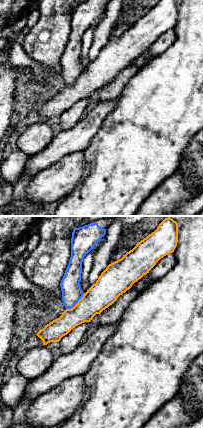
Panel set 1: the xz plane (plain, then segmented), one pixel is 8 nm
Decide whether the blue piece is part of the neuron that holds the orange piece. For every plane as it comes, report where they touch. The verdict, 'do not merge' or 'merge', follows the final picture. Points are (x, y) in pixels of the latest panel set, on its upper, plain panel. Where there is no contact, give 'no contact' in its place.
meets orange at (77, 79)

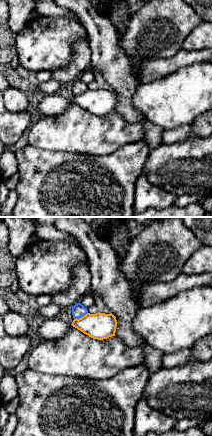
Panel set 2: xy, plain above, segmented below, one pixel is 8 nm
meets orange at (81, 93)

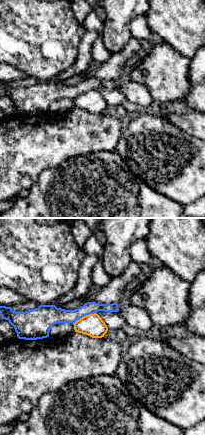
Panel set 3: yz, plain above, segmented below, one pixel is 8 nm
meets orange at (84, 92)

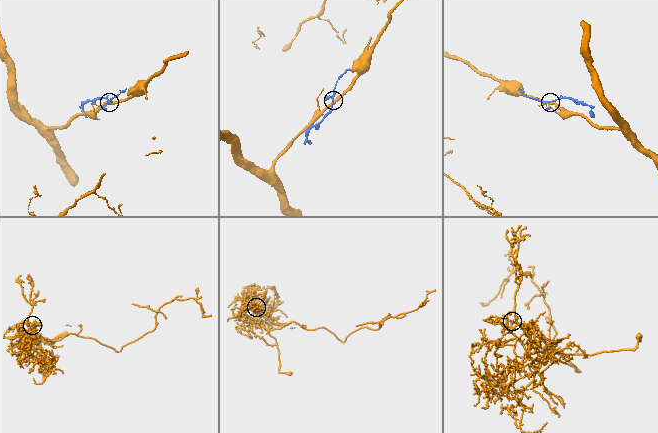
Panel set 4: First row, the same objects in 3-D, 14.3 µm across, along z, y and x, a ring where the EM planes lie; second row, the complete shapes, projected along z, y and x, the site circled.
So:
do not merge

